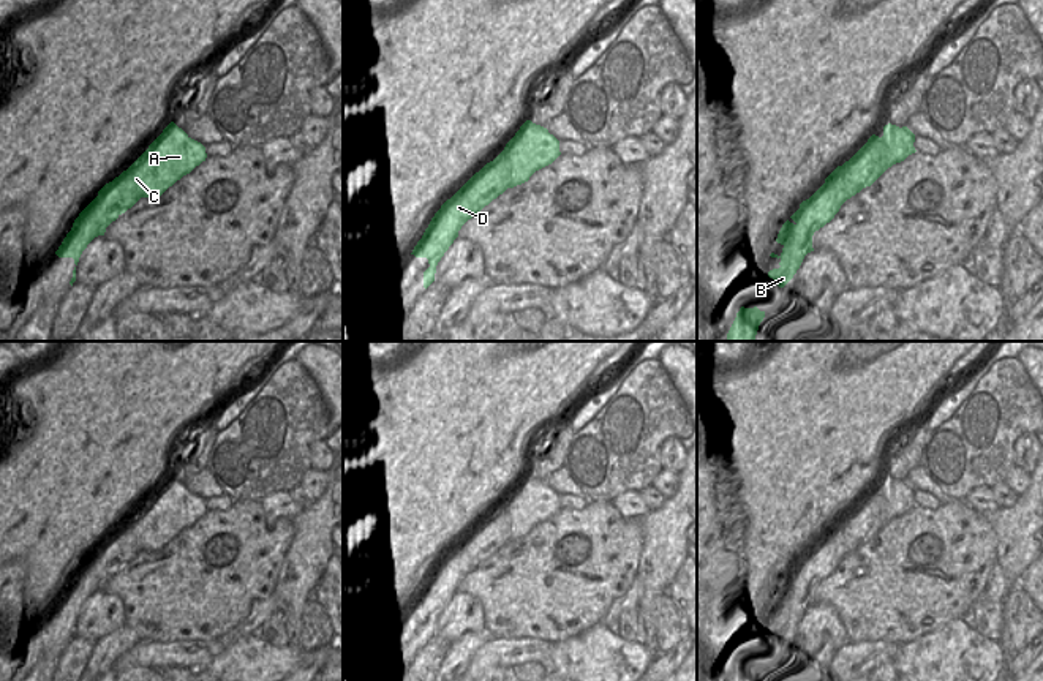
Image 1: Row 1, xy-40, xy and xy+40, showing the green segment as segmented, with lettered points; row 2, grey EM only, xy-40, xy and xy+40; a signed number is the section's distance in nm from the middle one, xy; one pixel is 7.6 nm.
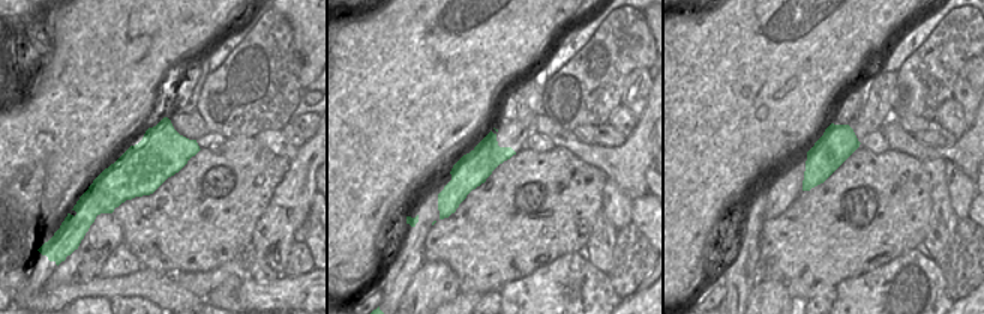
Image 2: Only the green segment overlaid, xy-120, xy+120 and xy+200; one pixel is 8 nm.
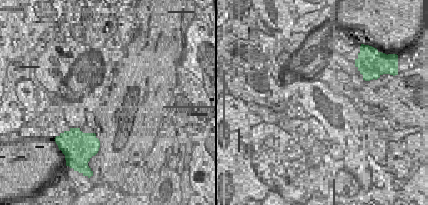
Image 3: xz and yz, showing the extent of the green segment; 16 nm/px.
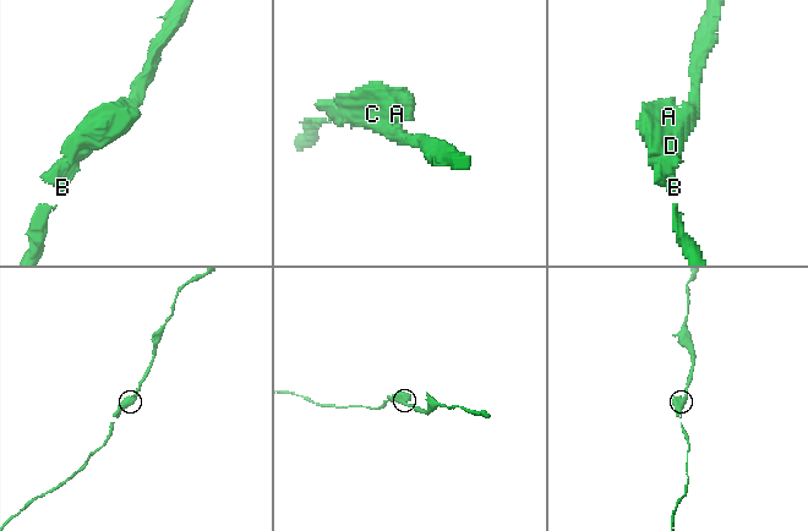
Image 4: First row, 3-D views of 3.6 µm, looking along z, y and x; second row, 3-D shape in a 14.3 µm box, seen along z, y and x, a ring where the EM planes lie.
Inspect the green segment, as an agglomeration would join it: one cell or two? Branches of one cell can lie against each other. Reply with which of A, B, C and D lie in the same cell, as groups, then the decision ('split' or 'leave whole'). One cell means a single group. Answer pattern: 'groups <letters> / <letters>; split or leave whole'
groups A C / B D; split

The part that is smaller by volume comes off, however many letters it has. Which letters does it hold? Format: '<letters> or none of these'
A, C

